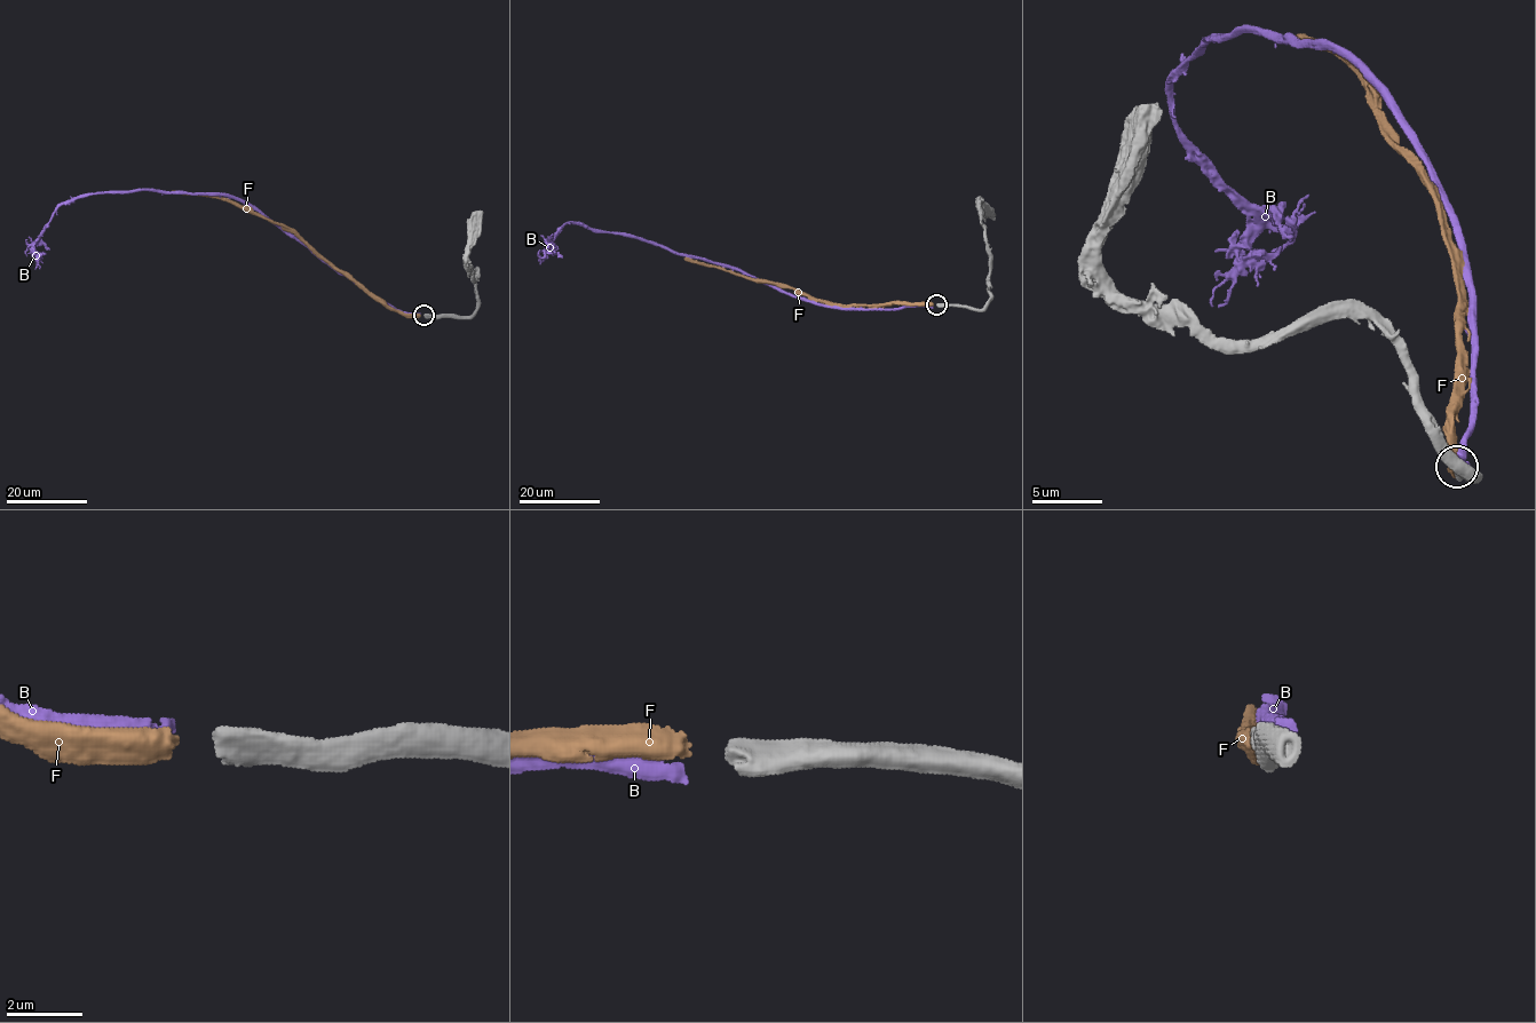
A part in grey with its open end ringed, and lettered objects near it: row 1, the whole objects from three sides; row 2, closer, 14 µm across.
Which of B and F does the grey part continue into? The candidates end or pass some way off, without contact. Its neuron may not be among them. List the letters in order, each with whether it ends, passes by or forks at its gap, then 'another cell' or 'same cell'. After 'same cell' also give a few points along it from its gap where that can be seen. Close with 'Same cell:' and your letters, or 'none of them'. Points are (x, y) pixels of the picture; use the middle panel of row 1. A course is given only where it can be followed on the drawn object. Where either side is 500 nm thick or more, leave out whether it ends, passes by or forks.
B: it ends; another cell
F: same cell; course (933, 304), (833, 304), (809, 300), (799, 290), (754, 282), (685, 258)
Same cell: F

